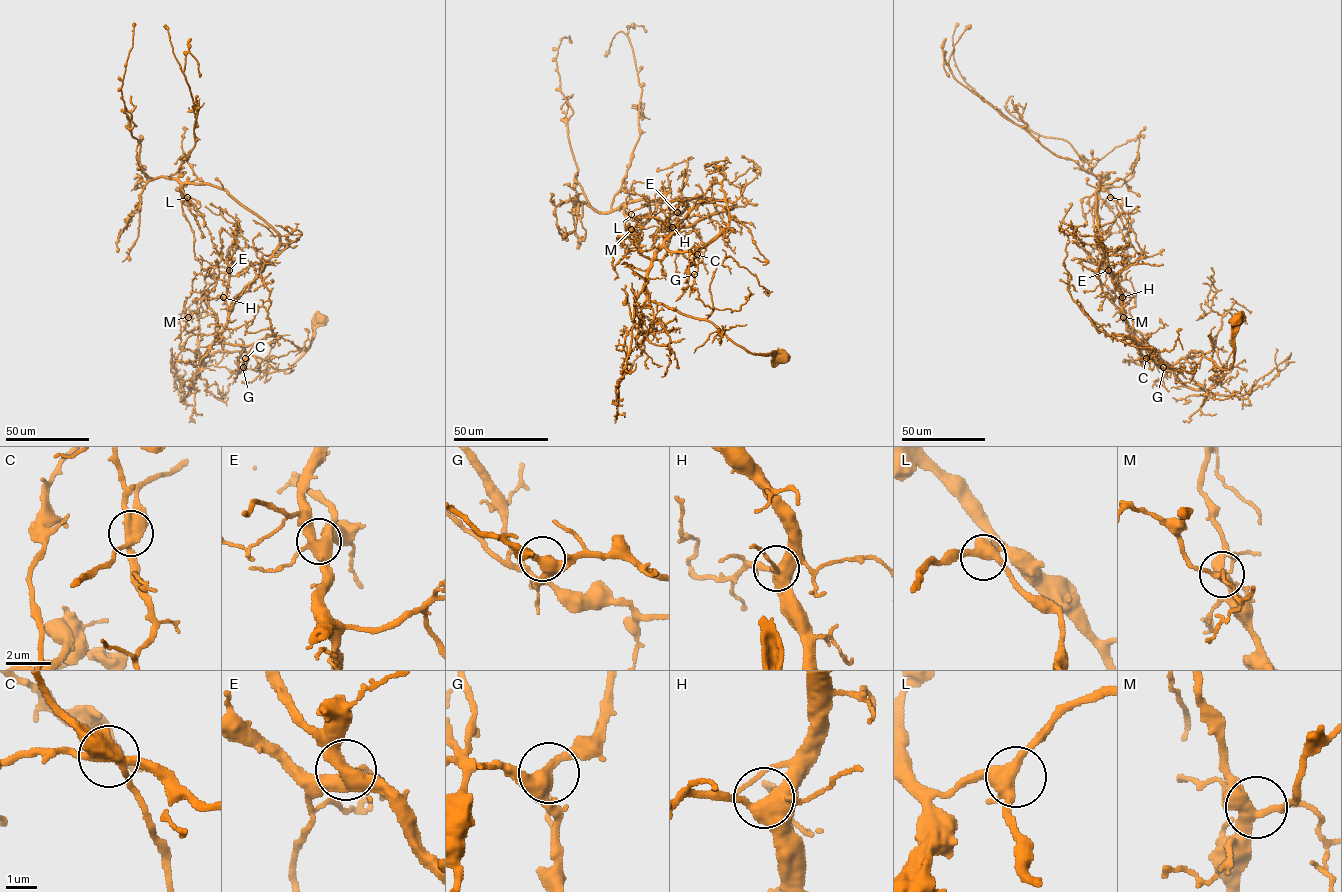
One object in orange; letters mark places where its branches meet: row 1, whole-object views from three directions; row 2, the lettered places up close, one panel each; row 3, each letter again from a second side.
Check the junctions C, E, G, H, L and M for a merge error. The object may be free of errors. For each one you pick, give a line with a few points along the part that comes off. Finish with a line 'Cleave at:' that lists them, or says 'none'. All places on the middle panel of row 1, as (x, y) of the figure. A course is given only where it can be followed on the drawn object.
C: Course of the part to remove: (696, 254), (727, 225), (733, 215)
Cleave at: C

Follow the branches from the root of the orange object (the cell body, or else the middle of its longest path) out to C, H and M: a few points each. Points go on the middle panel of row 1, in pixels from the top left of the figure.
C: (781, 357), (750, 353), (711, 322), (649, 299), (645, 280), (659, 250), (695, 251), (708, 242), (696, 254)
H: (781, 357), (750, 353), (711, 322), (649, 299), (646, 272), (676, 231), (672, 227)
M: (781, 357), (750, 353), (711, 322), (650, 301), (647, 272), (667, 250), (661, 259), (643, 256), (631, 229)

